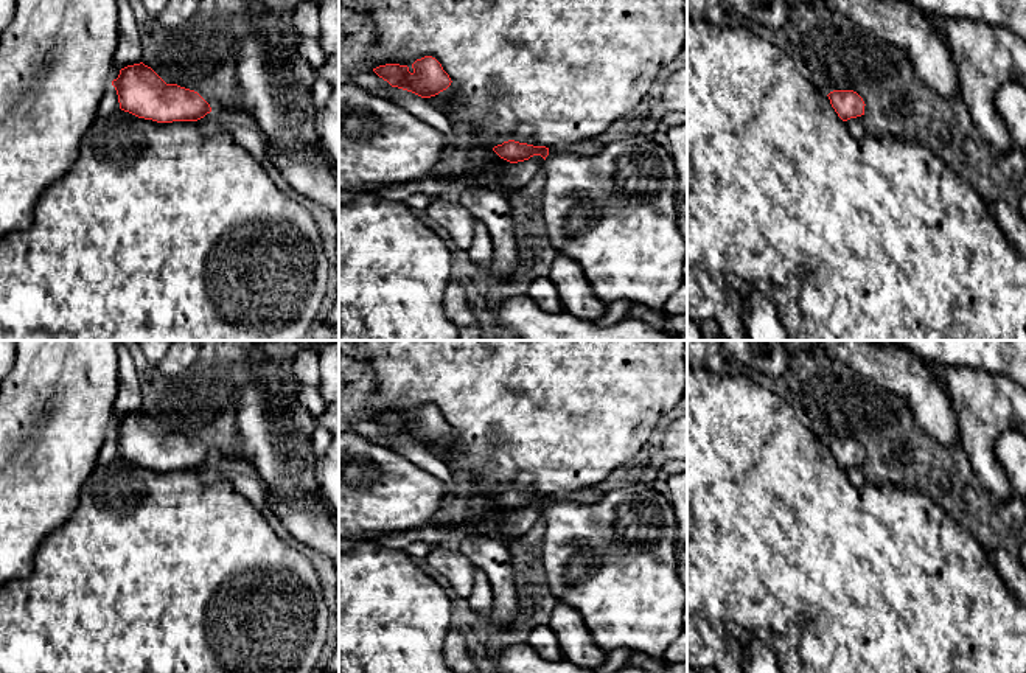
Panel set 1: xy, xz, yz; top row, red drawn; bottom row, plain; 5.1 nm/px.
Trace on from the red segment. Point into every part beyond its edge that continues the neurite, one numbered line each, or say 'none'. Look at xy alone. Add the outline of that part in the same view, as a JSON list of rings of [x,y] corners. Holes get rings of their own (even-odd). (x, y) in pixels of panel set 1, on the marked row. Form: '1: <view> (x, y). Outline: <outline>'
1: xy (274, 80). Outline: [[[261,0],[275,12],[275,19],[256,25],[247,17],[247,33],[236,56],[236,104],[210,104],[211,112],[243,110],[255,118],[270,145],[269,163],[278,168],[284,180],[300,194],[326,207],[339,221],[339,177],[334,163],[322,146],[319,129],[320,109],[314,106],[311,89],[314,68],[297,51],[303,36],[294,25],[294,12],[308,0]]]

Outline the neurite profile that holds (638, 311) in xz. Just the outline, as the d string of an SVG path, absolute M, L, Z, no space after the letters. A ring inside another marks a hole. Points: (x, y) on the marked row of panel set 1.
M640 303L631 305L626 319L642 320L651 325L653 328L665 328L665 316Z

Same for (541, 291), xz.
M536 278L529 284L527 295L543 309L557 312L563 309L563 302L553 283L546 278Z

